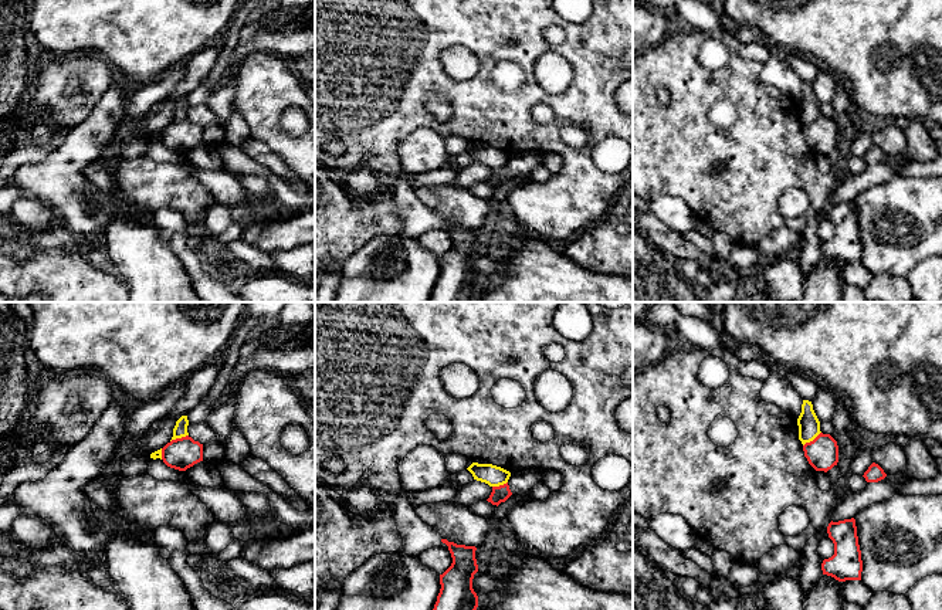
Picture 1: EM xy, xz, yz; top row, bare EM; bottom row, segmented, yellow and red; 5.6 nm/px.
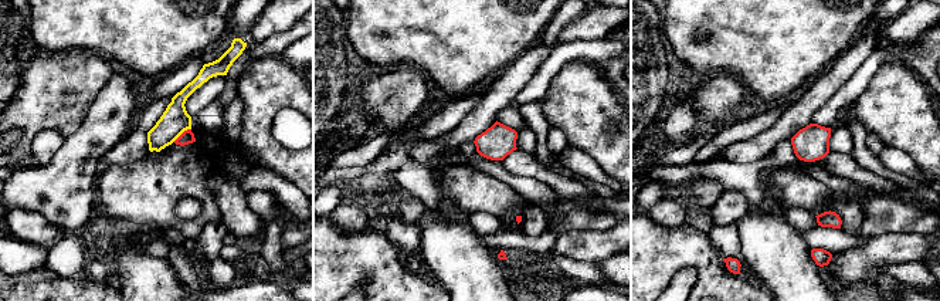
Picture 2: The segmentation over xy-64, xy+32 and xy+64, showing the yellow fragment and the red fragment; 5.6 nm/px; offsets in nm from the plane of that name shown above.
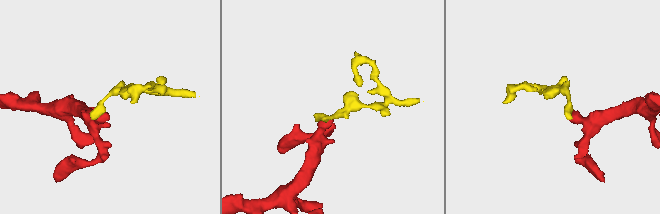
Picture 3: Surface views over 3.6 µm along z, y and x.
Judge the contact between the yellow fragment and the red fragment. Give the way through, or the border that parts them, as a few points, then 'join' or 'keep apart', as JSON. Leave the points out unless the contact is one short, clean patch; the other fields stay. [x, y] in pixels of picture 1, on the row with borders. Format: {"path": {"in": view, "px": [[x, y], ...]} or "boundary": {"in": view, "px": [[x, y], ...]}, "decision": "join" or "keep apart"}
{"boundary": {"in": "xy", "px": [[187, 434], [170, 441]]}, "decision": "keep apart"}

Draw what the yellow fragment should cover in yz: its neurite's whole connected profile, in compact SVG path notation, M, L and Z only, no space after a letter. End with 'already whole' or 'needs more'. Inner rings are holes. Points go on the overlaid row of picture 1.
M803 400L802 413L797 418L799 426L799 440L804 445L813 441L820 431L820 421L813 410L813 404L809 400Z | already whole

